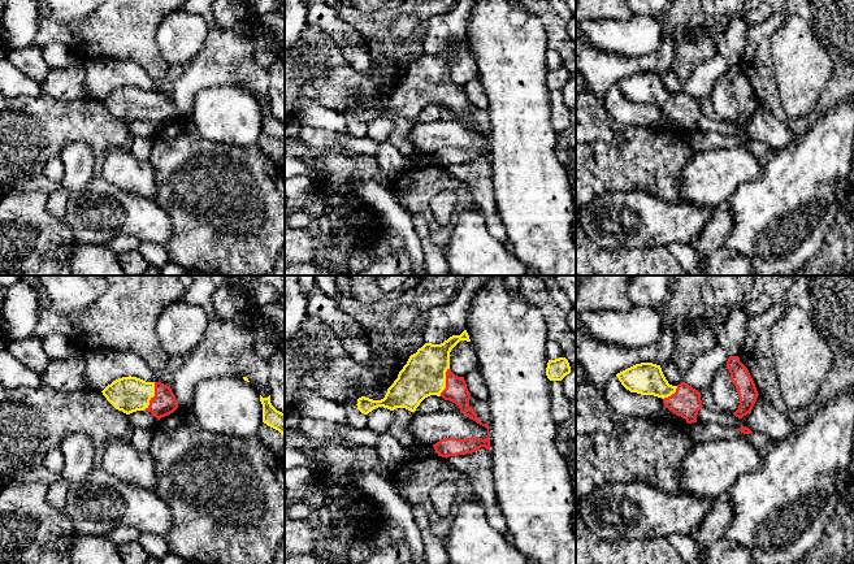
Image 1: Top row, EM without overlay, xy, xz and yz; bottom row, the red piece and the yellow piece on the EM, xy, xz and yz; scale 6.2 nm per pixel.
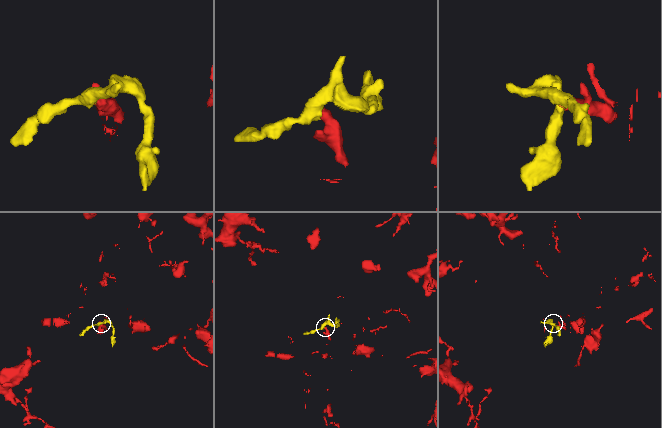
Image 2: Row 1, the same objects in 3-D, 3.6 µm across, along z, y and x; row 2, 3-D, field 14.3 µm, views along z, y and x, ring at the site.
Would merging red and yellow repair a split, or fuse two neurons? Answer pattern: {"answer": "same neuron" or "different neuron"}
{"answer": "same neuron"}

